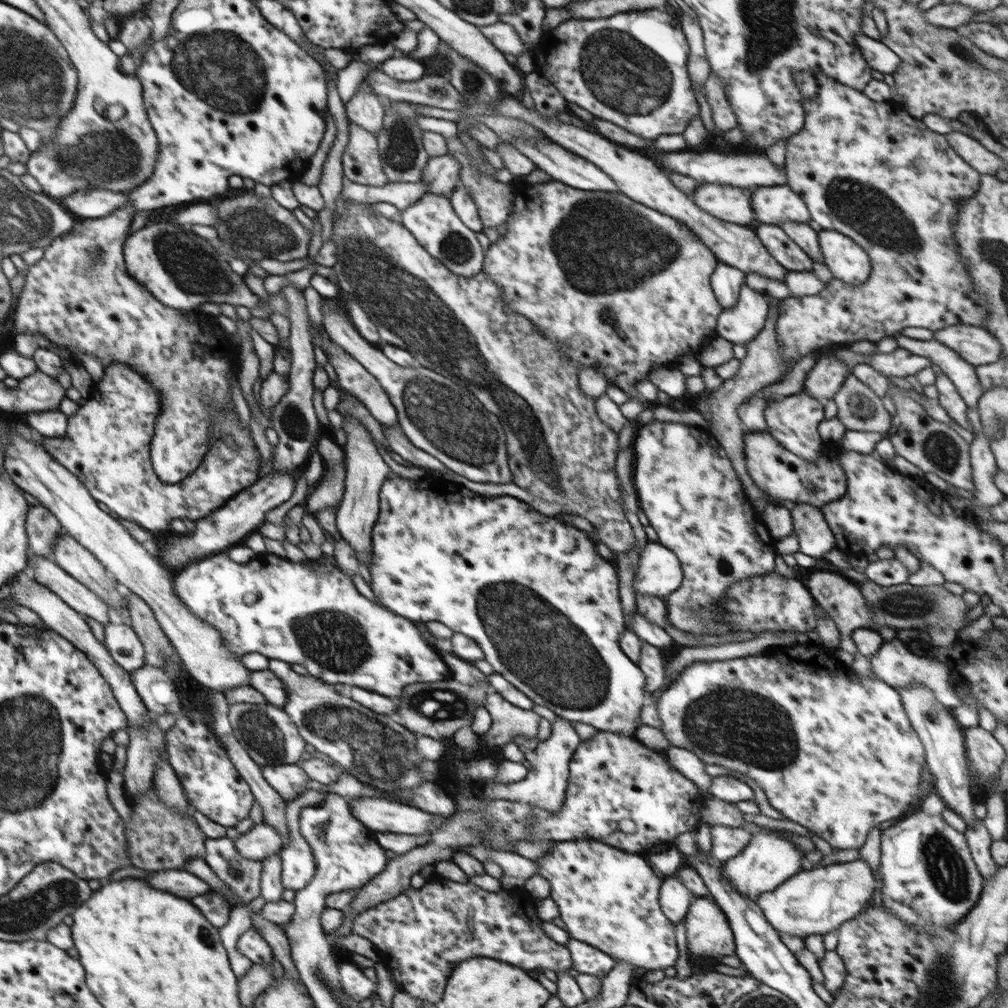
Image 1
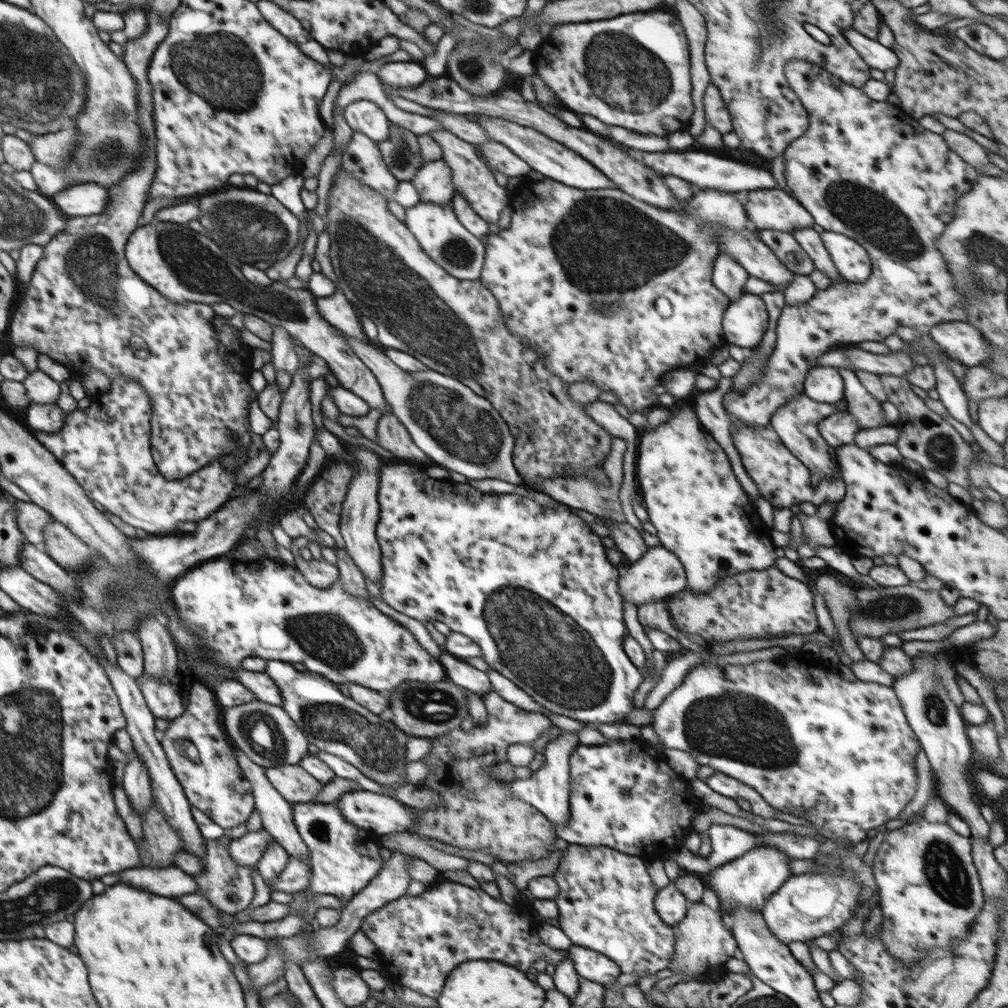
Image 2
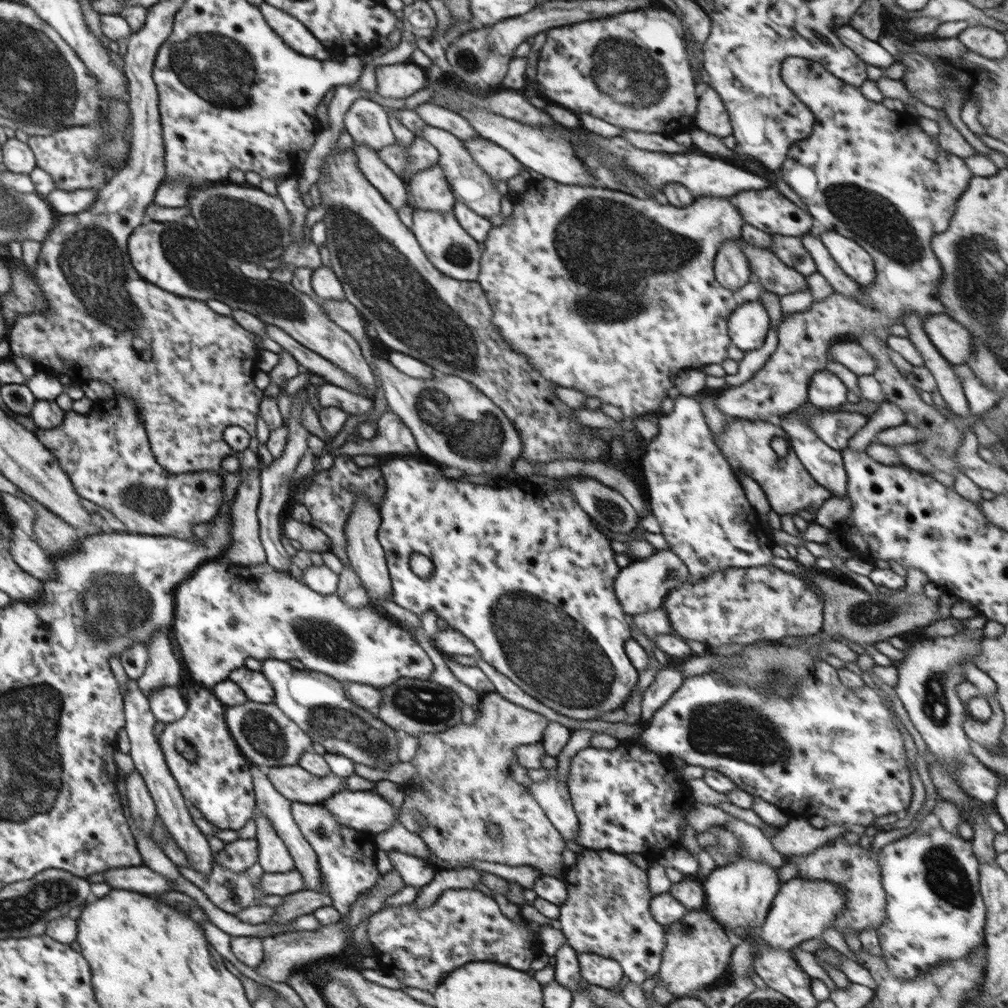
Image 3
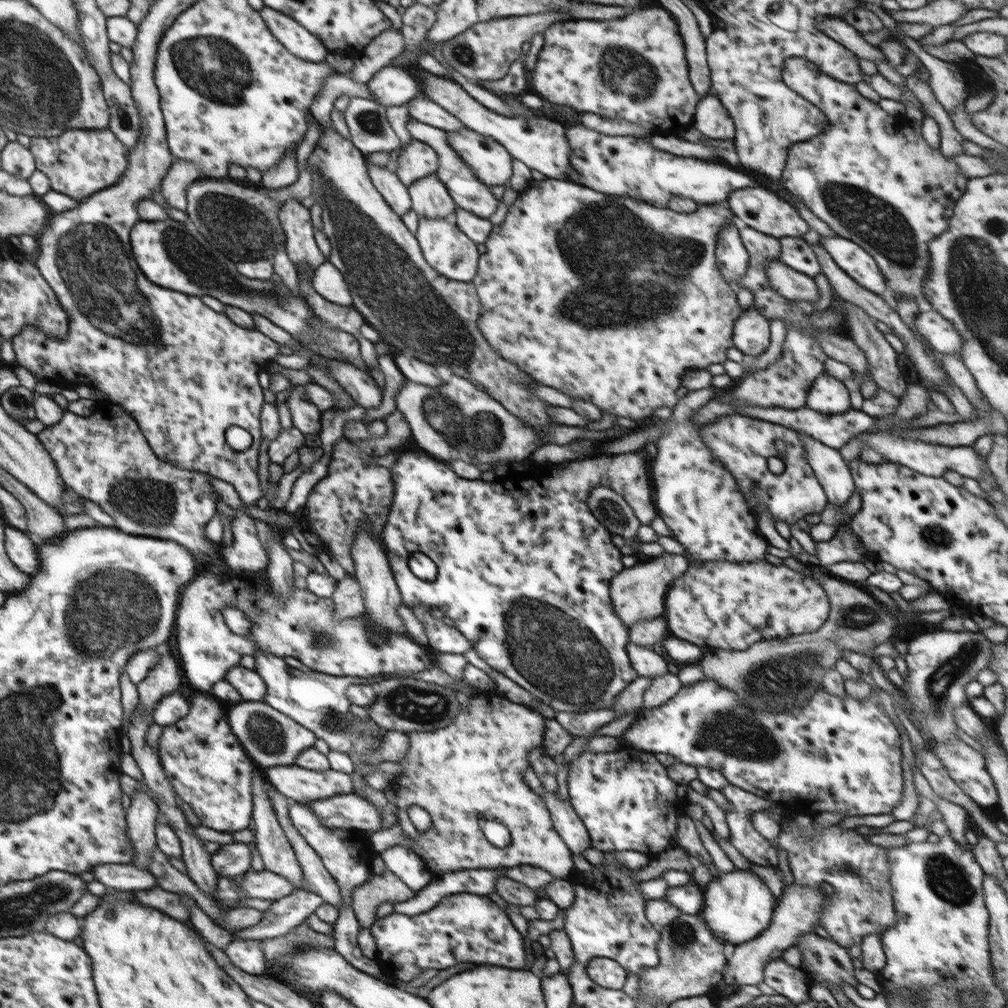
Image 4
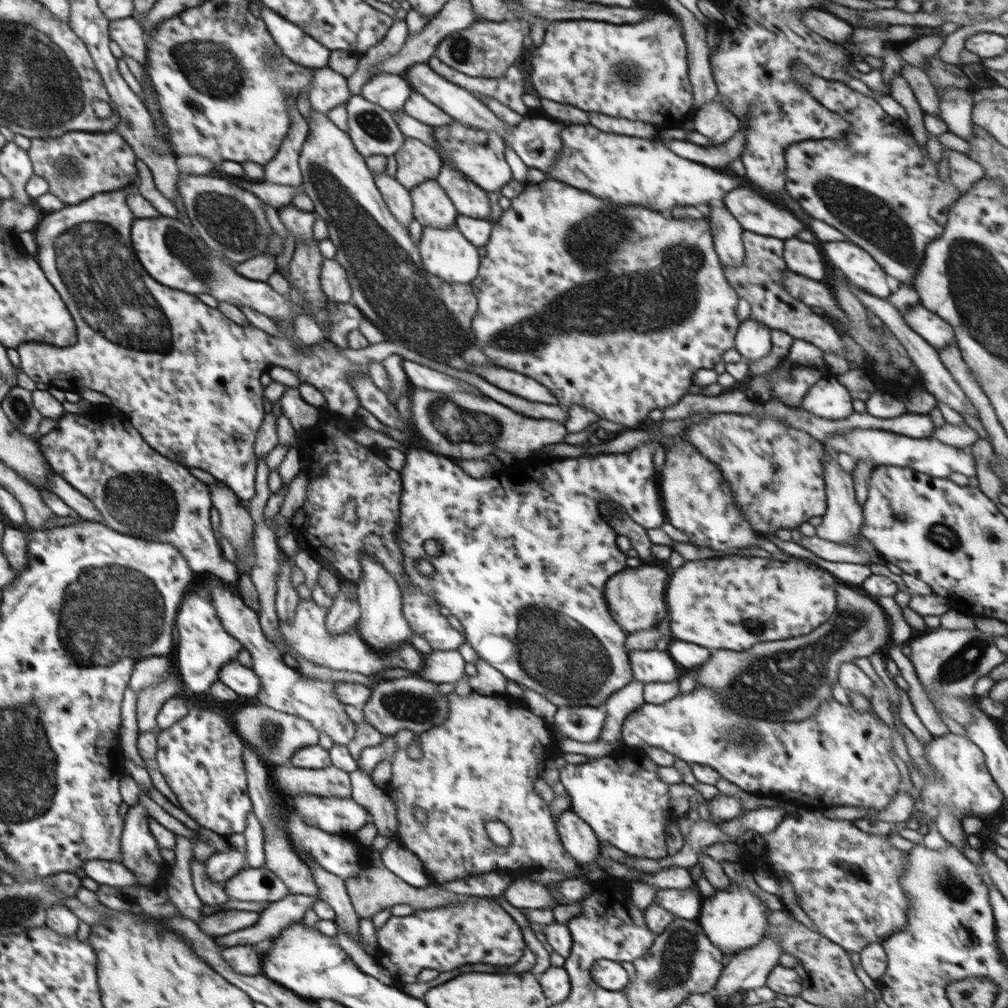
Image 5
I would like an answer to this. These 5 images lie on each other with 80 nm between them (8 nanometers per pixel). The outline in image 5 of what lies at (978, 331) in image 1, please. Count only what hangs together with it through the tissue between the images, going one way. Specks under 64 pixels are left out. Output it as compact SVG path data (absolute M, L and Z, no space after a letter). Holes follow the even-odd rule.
M921 303L908 307L901 315L914 332L938 350L956 341L952 325L942 320L935 312L930 312Z

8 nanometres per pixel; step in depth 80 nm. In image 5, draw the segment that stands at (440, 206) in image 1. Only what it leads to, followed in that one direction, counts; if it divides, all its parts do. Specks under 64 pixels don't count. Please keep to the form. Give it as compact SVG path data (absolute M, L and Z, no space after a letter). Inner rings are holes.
M456 224L447 228L424 226L418 247L426 270L444 283L471 284L478 276L482 251L459 231Z

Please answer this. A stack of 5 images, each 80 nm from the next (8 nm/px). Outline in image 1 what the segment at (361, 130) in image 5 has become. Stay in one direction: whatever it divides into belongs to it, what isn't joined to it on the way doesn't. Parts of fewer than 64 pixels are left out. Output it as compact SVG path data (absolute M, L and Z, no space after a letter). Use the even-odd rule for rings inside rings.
M356 92L345 104L349 121L374 135L382 130L386 110L375 94Z

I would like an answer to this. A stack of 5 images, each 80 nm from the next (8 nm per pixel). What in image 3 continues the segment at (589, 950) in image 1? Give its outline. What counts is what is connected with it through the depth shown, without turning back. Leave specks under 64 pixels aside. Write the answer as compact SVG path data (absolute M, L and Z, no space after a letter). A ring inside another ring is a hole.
M581 952L577 954L580 976L586 982L604 989L614 989L625 976L620 964L605 956Z

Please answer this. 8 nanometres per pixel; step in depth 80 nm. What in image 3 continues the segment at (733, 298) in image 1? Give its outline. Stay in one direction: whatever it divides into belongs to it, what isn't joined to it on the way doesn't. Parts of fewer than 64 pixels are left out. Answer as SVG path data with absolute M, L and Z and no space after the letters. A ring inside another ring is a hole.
M725 240L715 256L715 277L724 288L737 295L752 276L748 257L737 240Z

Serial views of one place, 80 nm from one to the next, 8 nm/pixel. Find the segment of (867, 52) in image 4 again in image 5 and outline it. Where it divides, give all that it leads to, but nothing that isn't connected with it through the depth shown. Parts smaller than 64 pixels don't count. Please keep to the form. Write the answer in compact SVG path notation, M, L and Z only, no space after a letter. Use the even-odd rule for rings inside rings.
M807 10L802 14L802 22L808 29L838 45L850 44L854 27L828 11Z

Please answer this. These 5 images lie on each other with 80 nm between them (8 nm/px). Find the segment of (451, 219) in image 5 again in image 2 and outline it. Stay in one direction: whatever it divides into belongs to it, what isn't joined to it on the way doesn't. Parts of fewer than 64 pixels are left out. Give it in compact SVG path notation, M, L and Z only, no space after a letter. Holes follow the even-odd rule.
M445 159L433 160L432 162L424 163L414 175L414 178L410 181L413 187L417 189L419 200L422 202L433 202L440 206L452 206L453 196L457 193L454 188L452 180L452 171L447 165Z

